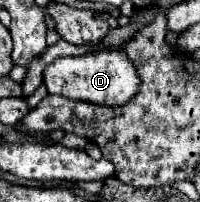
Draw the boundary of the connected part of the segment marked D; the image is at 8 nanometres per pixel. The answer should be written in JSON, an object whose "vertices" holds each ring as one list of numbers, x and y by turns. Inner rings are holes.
{"vertices":[[94,52,86,56,64,56,54,60,44,70,44,84,50,94,60,94,70,100,82,100,102,106,124,106,140,90,140,78,132,60,124,52]]}

